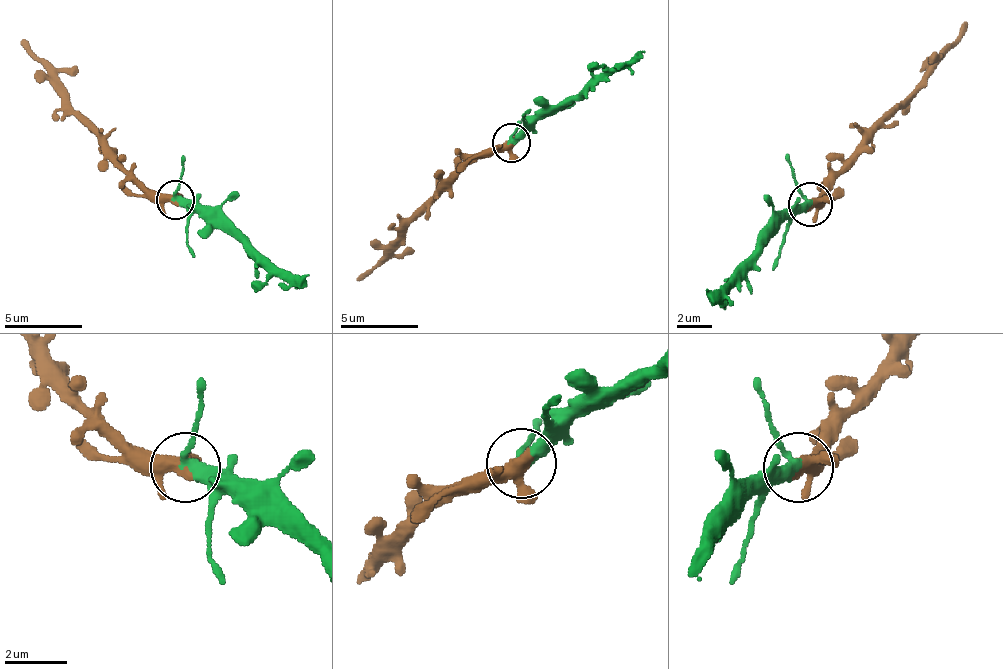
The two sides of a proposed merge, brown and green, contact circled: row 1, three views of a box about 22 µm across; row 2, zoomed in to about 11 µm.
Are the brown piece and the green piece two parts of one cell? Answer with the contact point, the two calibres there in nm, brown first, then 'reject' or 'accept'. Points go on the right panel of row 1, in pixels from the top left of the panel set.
place (810, 204); calibres 320 and 320 nm; accept

